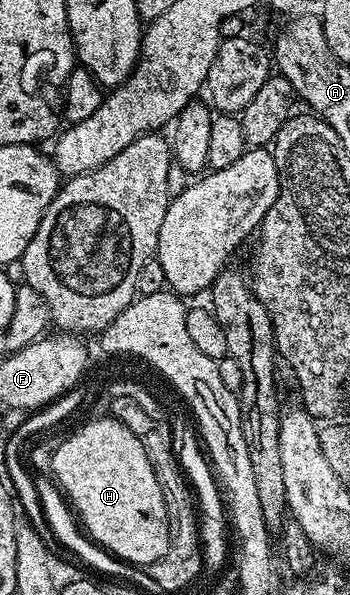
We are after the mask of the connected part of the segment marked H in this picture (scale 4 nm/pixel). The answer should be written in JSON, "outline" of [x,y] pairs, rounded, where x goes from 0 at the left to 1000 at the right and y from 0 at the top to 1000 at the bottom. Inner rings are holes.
{"outline":[[[306,703],[263,704],[234,713],[197,738],[174,736],[151,763],[146,797],[211,854],[237,891],[283,918],[357,946],[420,950],[451,943],[480,926],[474,842],[463,842],[463,822],[417,768],[417,755],[406,755],[406,741],[394,741],[340,704]]]}

